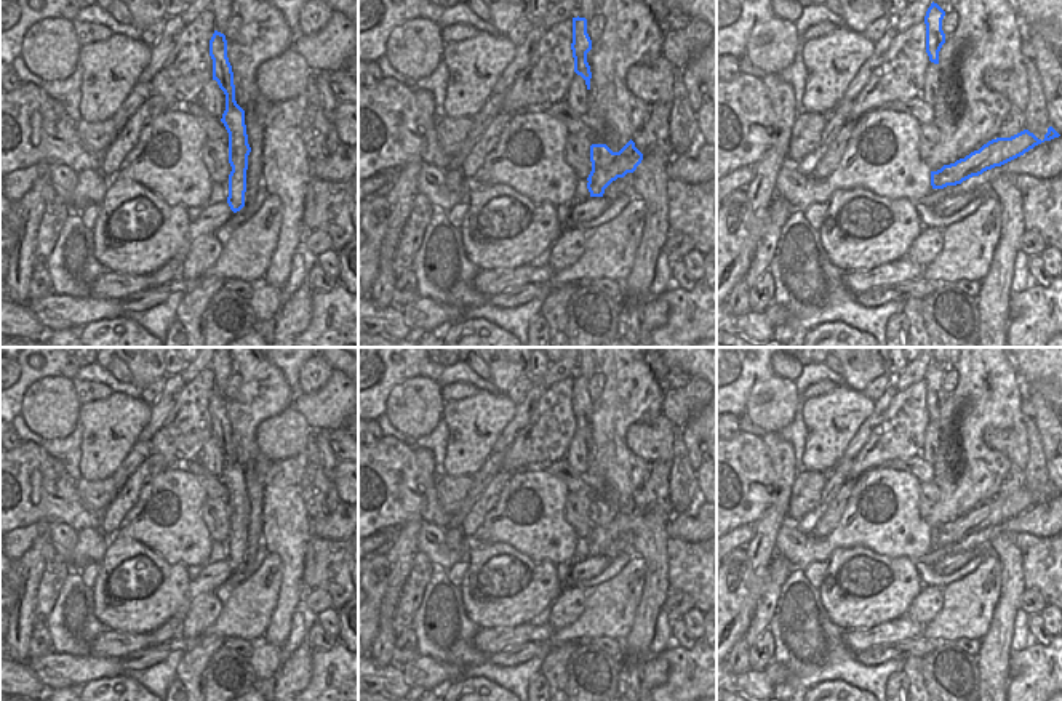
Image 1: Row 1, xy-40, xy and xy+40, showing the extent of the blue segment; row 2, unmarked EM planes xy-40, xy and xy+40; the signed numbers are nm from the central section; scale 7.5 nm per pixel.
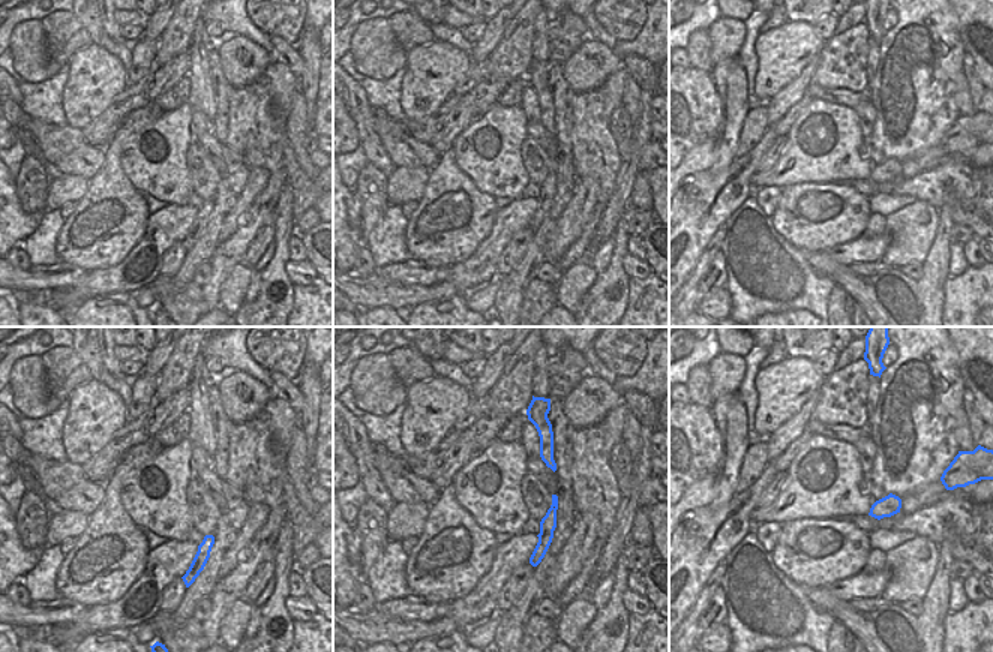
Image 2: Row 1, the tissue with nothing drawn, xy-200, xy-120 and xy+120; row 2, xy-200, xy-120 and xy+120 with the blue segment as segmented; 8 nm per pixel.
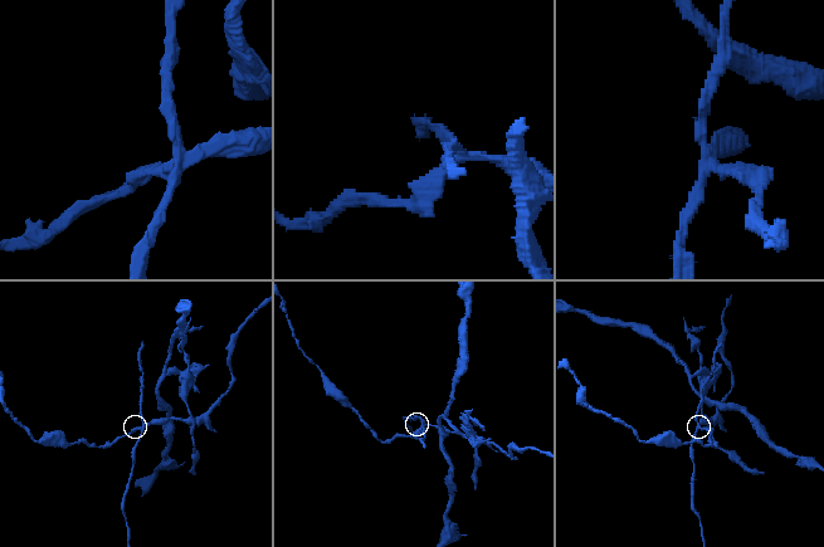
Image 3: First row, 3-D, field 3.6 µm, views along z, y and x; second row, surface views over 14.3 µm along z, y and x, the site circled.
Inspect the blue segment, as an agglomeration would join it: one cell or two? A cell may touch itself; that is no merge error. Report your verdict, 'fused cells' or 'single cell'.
fused cells

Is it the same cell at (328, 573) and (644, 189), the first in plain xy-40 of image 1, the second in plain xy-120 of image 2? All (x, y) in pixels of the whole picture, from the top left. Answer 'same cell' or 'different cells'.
same cell

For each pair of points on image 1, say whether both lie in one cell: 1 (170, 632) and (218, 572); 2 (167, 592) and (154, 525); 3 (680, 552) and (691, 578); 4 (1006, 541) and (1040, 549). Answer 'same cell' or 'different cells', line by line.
1: same cell
2: different cells
3: same cell
4: different cells

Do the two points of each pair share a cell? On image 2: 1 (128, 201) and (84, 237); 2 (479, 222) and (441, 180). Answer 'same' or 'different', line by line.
1: same
2: same

